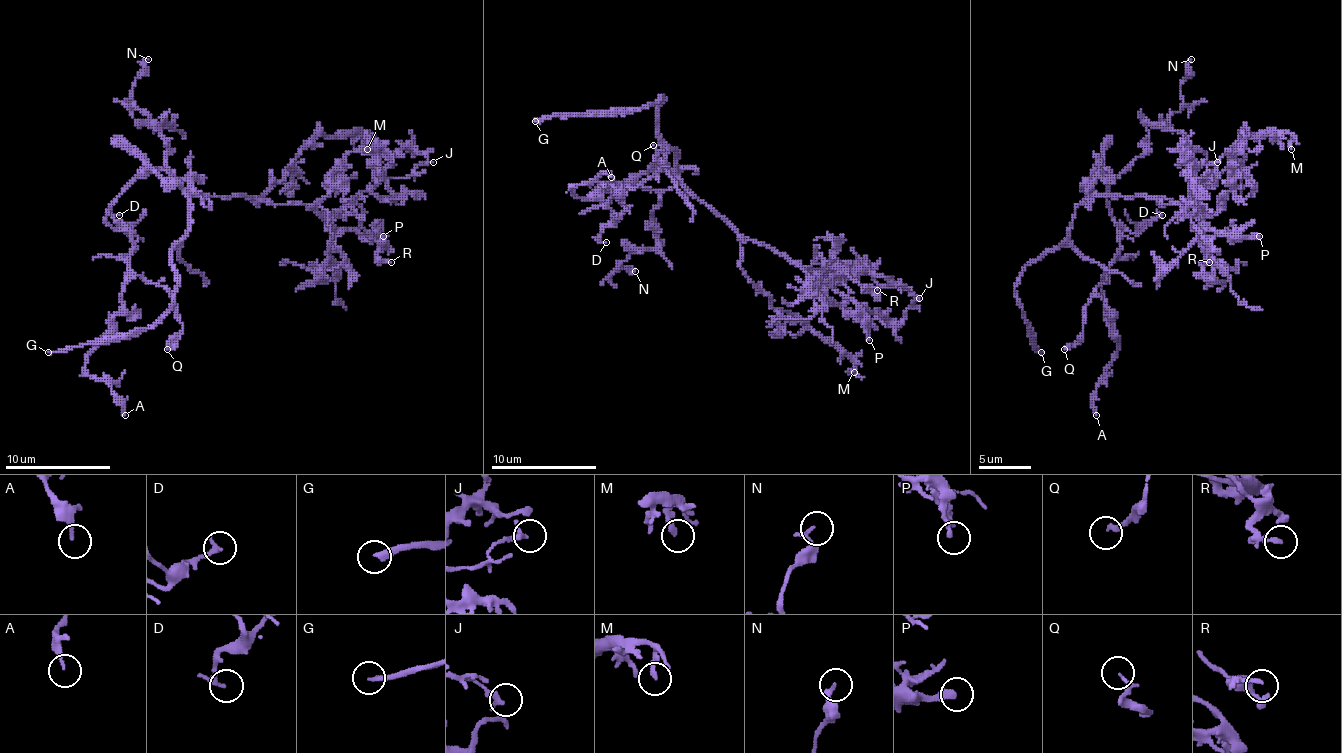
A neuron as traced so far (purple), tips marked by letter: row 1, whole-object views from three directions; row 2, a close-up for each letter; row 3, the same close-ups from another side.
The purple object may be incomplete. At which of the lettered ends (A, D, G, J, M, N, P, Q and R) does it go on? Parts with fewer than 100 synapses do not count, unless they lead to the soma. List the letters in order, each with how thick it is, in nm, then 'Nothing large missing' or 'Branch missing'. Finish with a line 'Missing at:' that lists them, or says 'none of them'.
A: Thickness 160 nm. Nothing large missing
D: Thickness 160 nm. Nothing large missing
G: Thickness 240 nm. Branch missing
J: Thickness 180 nm. Nothing large missing
M: Thickness 180 nm. Nothing large missing
N: Thickness 200 nm. Nothing large missing
P: Thickness 240 nm. Nothing large missing
Q: Thickness 190 nm. Nothing large missing
R: Thickness 180 nm. Nothing large missing
Missing at: G

